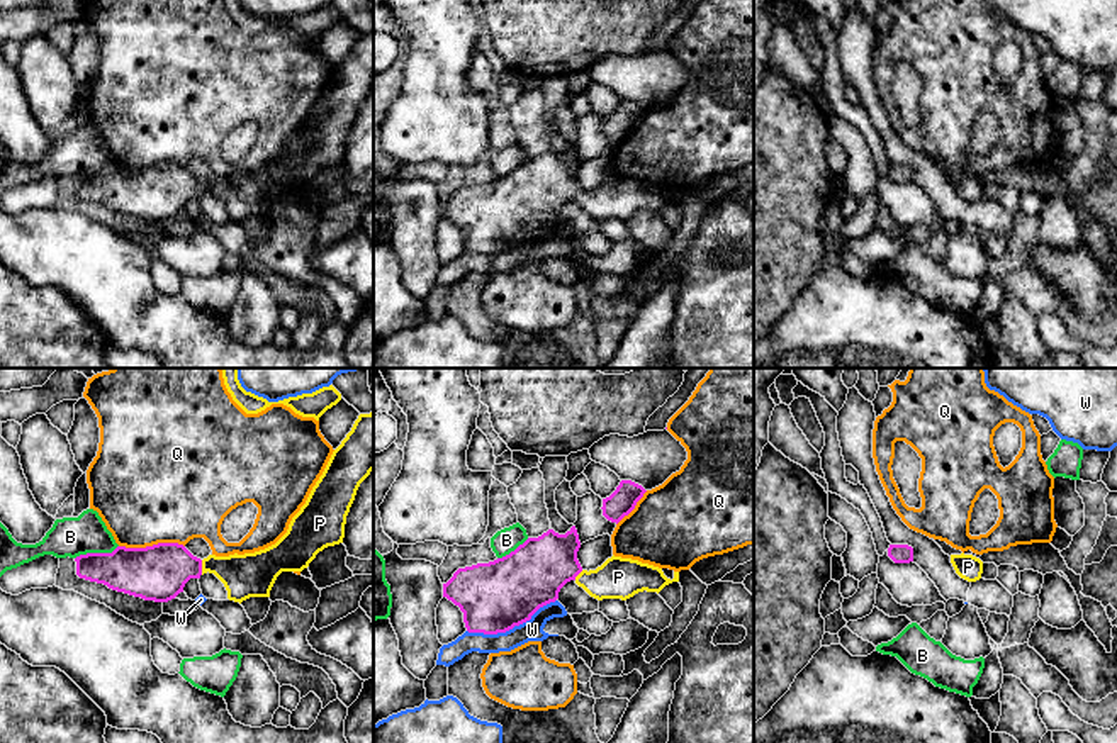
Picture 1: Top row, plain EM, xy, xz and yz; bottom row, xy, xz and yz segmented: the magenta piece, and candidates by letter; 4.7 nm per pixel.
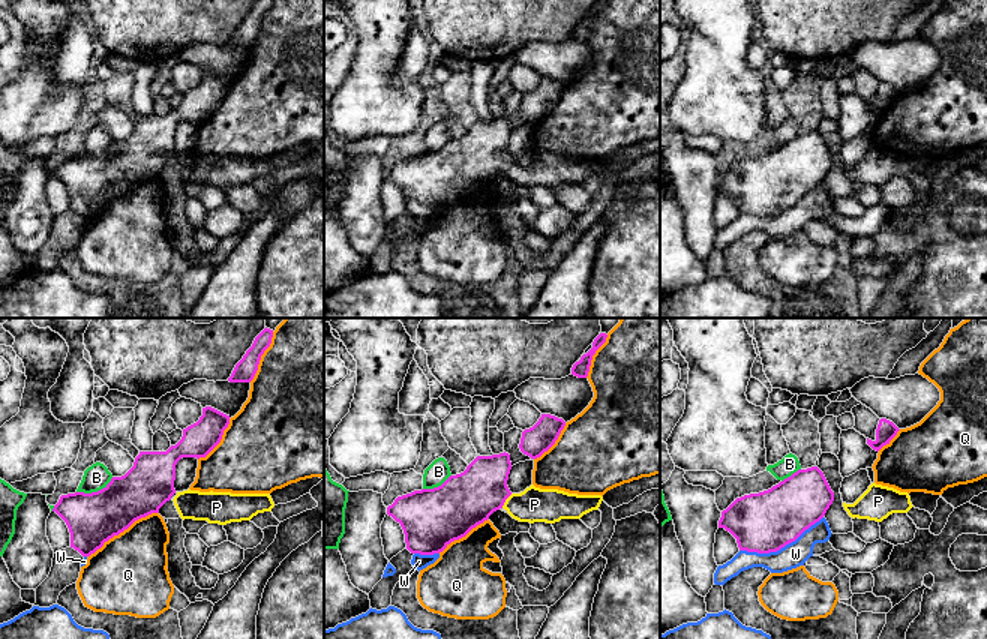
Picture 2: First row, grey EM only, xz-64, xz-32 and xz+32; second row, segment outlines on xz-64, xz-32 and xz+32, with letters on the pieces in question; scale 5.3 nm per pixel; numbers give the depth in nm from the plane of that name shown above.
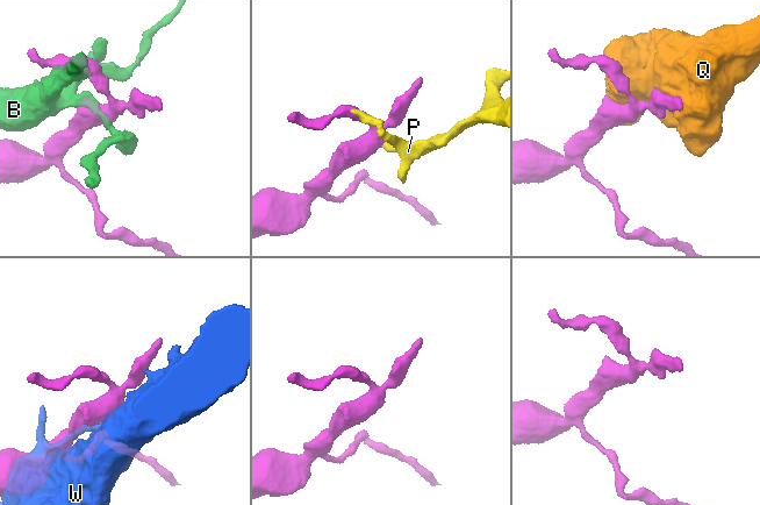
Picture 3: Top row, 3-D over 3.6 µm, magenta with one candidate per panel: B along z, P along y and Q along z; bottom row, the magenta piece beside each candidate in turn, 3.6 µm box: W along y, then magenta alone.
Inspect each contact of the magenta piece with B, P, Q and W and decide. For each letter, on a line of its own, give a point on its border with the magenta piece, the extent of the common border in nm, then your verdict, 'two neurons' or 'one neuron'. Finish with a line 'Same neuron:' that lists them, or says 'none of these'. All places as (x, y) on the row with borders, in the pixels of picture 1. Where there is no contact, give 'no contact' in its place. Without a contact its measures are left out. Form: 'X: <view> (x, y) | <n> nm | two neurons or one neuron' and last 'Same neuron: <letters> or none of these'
B: xy (95, 553) | 220 nm | two neurons
P: xy (201, 567) | 70 nm | one neuron
Q: xy (153, 545) | 320 nm | two neurons
W: xz (511, 628) | 460 nm | two neurons
Same neuron: P

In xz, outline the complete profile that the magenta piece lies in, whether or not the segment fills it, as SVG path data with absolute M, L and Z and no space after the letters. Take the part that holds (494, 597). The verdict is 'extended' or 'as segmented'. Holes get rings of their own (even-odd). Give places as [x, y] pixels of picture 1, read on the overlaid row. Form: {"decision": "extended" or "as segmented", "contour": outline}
{"decision": "extended", "contour": "M575 526L565 534L548 529L502 558L458 568L443 584L443 597L460 607L469 633L497 634L555 602L570 580L598 601L626 601L643 590L659 594L679 582L679 572L671 580L659 567L615 555L587 572L577 560L579 548Z"}

